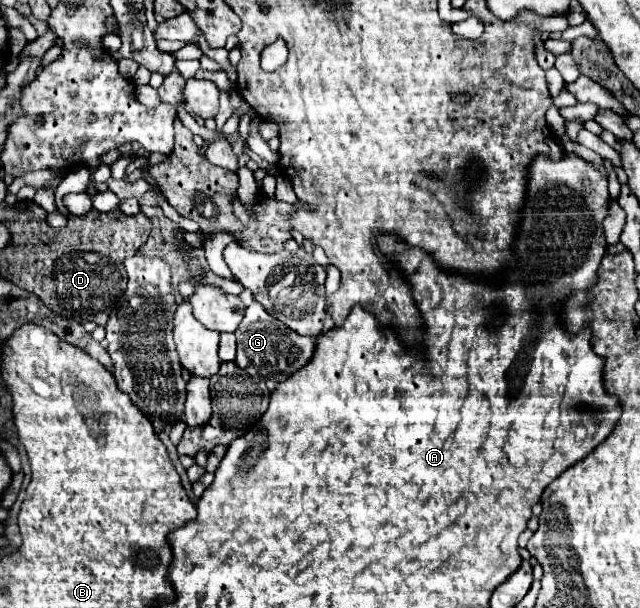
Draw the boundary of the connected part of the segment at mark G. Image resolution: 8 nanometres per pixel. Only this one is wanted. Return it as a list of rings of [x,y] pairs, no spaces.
[[[253,302],[245,310],[245,318],[239,324],[239,328],[235,330],[235,336],[237,336],[235,364],[239,368],[263,368],[263,366],[271,364],[275,370],[279,370],[279,382],[287,380],[293,372],[303,368],[315,350],[313,338],[299,336],[297,332],[291,332],[291,328],[287,328],[285,324],[279,324],[279,320],[269,316],[259,302]]]

